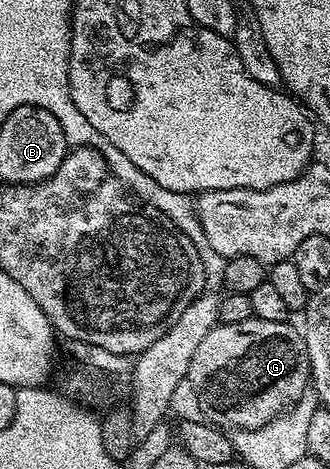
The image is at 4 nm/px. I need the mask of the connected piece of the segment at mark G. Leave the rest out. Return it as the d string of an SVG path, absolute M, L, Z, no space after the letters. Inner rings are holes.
M252 317L236 324L224 322L211 328L193 353L188 375L192 388L196 388L196 396L200 396L200 408L205 421L219 428L251 430L268 424L279 414L297 406L311 385L310 361L301 329L297 325L290 325L289 321L273 322Z

